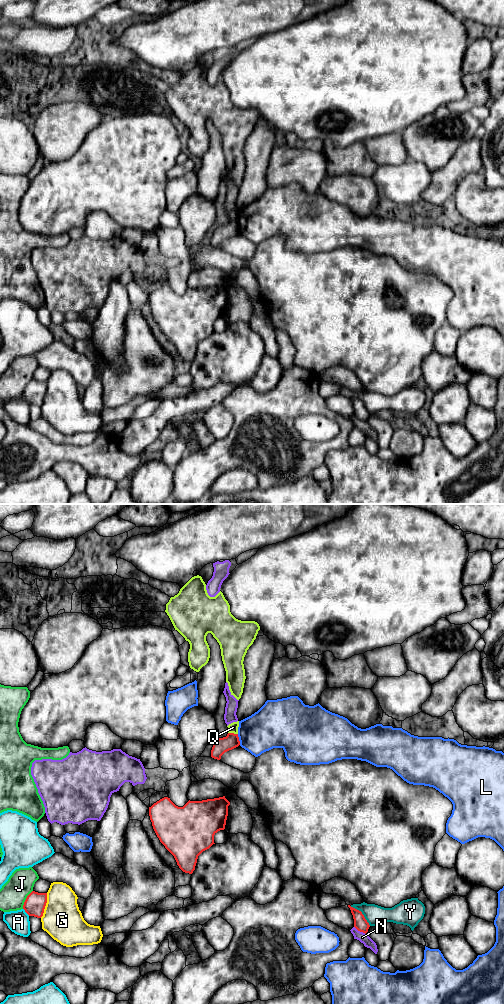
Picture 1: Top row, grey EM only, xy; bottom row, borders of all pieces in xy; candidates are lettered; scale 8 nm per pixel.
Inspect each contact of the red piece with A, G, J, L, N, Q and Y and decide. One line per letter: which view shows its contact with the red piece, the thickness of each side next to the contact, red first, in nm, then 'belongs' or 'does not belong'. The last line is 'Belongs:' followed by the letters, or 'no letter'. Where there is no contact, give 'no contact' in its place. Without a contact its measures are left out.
A: xy | 170/180 nm | does not belong
G: xy | 170/320 nm | does not belong
J: xy | 170/220 nm | does not belong
L: xy | 120/320 nm | does not belong
N: xy | 110/80 nm | does not belong
Q: xy | 120/80 nm | does not belong
Y: xy | 110/160 nm | does not belong
Belongs: no letter

